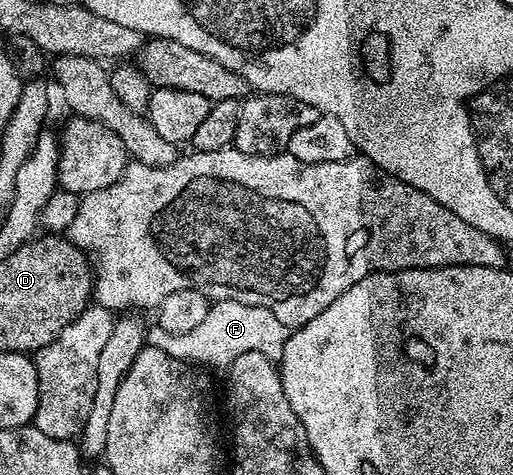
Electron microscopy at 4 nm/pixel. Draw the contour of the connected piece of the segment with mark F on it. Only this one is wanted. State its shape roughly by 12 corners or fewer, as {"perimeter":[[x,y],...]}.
{"perimeter":[[222,299],[149,347],[224,369],[242,353],[279,360],[289,334],[270,309]]}

